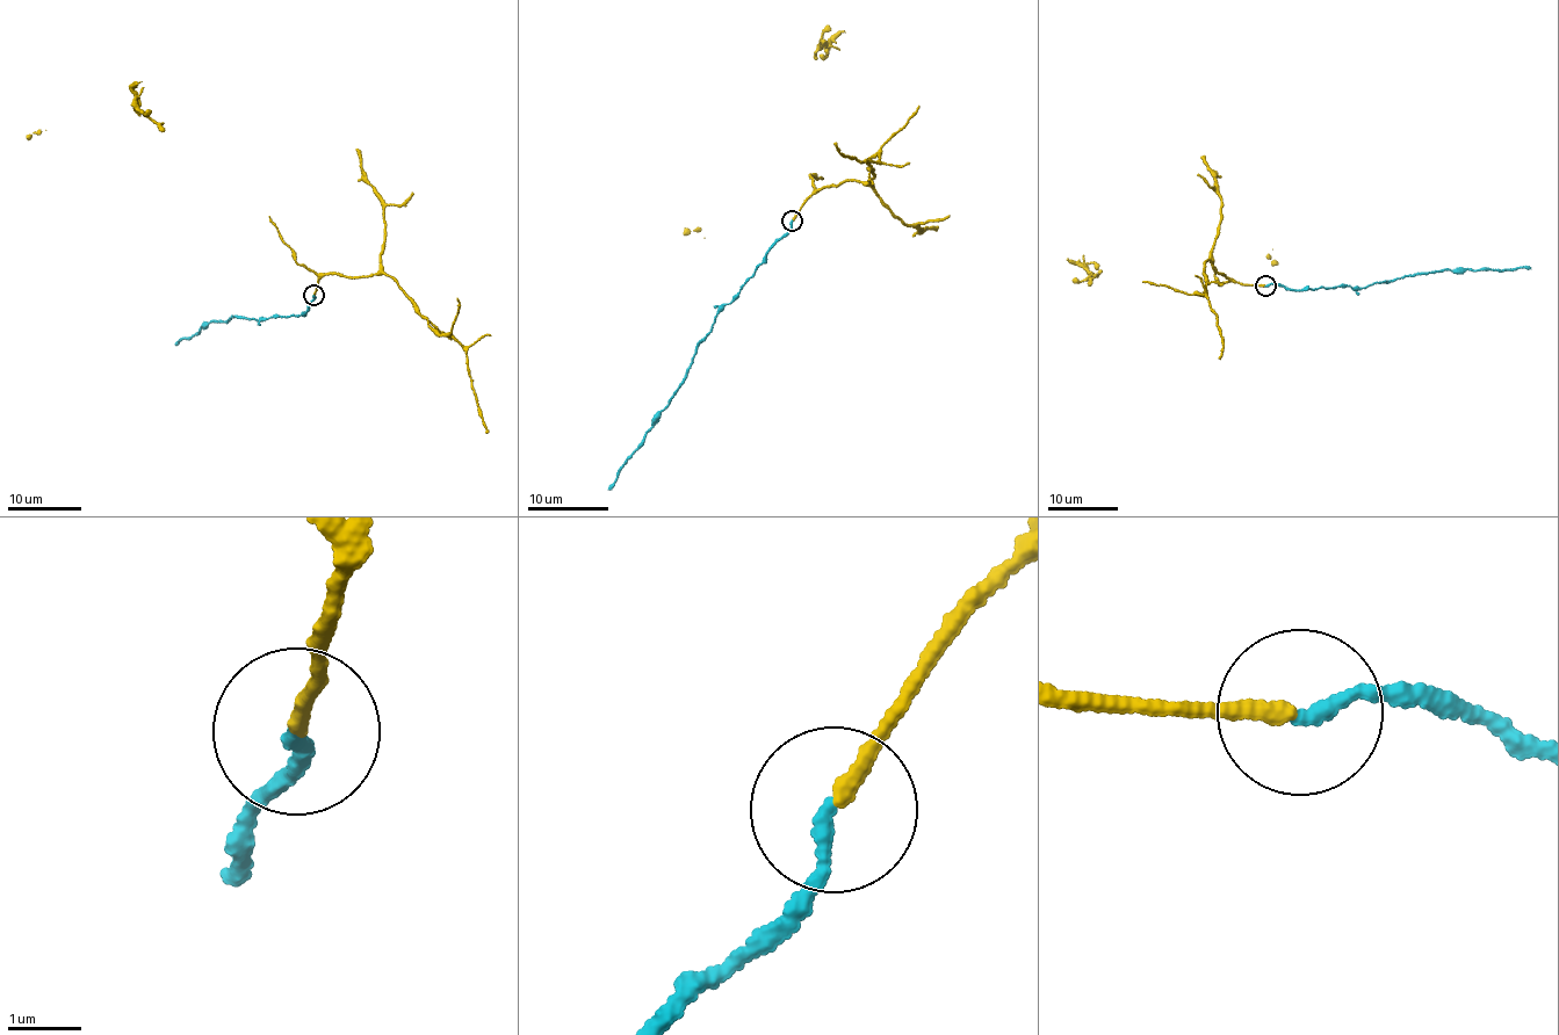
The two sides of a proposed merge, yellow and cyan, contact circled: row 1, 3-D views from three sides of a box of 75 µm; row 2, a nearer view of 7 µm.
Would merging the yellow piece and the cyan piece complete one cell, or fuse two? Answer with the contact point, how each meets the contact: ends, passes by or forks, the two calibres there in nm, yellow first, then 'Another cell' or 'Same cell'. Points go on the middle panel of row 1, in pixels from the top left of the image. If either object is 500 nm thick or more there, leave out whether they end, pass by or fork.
Place: (792, 221). At the ring yellow ends. At the ring cyan ends. Thickness 200 nm (yellow) against 200 nm. Same cell

